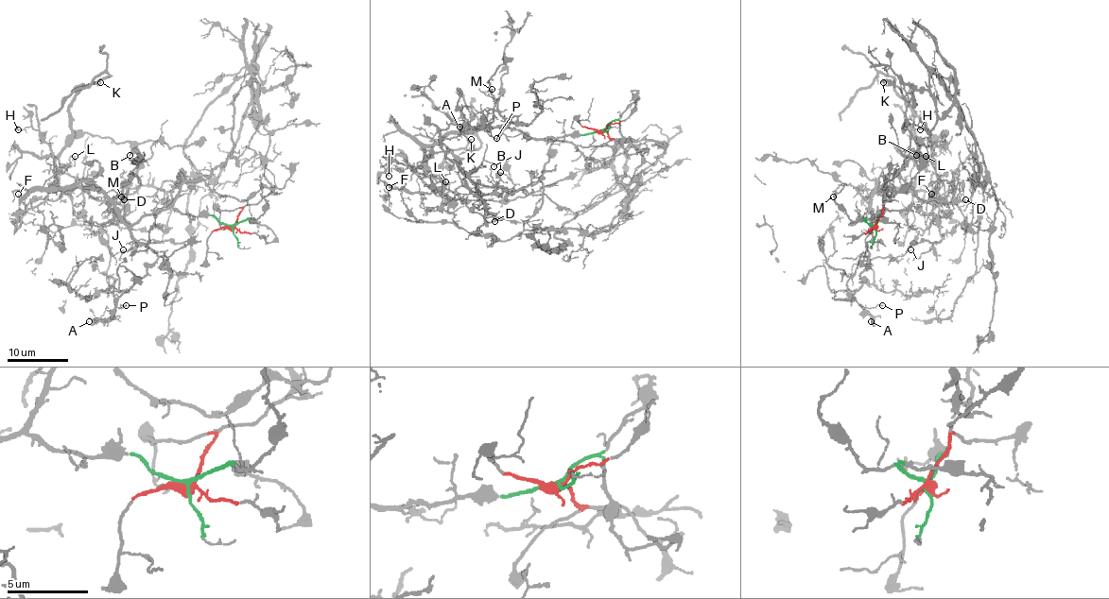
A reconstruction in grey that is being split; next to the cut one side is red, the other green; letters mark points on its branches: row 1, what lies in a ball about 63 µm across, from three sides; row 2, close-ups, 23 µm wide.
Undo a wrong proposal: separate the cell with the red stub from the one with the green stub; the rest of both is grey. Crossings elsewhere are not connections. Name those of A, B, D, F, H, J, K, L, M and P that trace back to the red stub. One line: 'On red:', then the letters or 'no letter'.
On red: no letter

